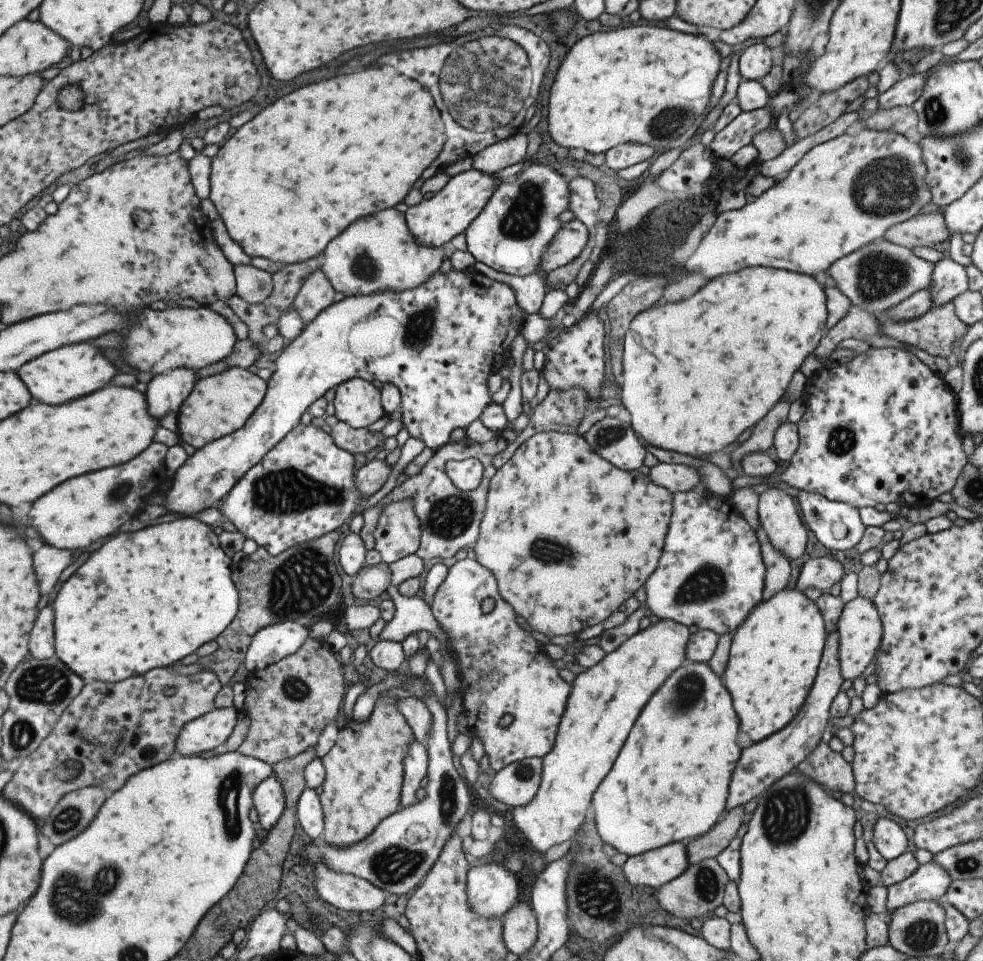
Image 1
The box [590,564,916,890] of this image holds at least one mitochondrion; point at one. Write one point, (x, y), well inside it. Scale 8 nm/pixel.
(786, 817)

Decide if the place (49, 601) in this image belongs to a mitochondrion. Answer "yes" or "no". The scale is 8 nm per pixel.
no

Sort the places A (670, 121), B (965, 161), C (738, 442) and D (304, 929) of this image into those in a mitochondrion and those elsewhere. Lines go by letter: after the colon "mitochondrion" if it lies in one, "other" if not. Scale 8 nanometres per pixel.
A: mitochondrion
B: mitochondrion
C: other
D: other

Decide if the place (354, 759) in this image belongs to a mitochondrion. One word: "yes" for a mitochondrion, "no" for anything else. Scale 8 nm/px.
no

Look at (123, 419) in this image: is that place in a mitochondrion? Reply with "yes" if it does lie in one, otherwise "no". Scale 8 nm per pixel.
no

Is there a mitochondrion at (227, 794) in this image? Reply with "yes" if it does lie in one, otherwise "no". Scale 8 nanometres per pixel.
yes

